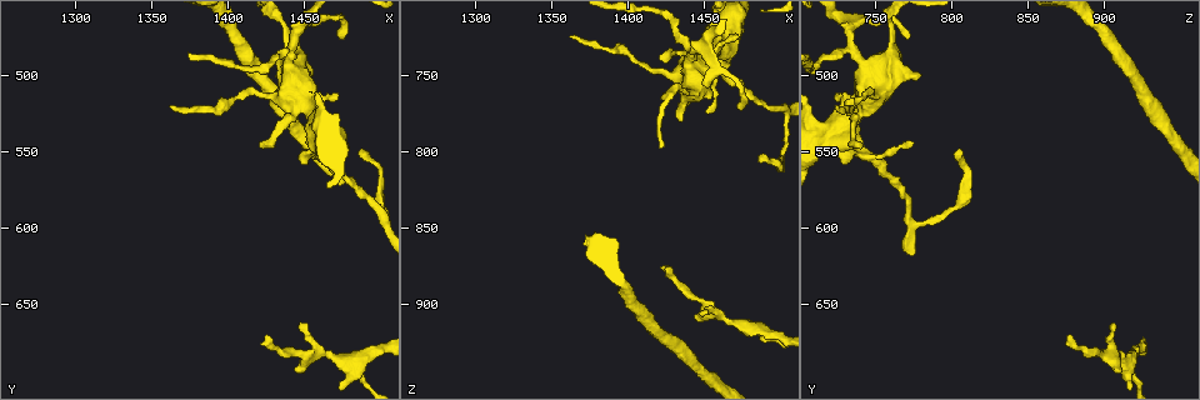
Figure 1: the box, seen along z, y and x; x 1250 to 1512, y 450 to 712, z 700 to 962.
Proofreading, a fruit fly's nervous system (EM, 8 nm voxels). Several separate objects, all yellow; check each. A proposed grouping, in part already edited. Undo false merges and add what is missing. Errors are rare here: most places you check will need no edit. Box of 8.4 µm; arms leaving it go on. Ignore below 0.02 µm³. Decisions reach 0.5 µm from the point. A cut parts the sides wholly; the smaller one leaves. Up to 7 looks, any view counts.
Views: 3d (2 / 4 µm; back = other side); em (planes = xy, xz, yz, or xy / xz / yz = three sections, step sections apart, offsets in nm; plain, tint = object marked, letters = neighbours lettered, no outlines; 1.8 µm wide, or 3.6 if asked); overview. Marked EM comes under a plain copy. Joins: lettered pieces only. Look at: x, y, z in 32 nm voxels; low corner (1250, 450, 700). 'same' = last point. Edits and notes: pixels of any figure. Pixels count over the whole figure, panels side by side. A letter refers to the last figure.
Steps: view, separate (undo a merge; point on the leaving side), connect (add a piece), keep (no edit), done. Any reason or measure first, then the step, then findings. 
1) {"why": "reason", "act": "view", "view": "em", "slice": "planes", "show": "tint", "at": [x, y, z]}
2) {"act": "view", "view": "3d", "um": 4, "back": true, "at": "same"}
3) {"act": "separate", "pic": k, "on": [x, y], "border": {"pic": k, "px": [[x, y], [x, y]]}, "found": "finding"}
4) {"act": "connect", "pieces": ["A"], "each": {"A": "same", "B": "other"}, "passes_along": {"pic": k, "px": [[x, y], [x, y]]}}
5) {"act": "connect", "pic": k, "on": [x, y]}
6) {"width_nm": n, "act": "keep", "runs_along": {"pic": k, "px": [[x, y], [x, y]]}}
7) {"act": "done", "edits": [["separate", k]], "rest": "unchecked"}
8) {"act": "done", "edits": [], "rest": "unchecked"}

{"act": "view", "view": "em", "slice": "yz", "step": 4, "show": "letters", "at": [1464, 552, 744]}

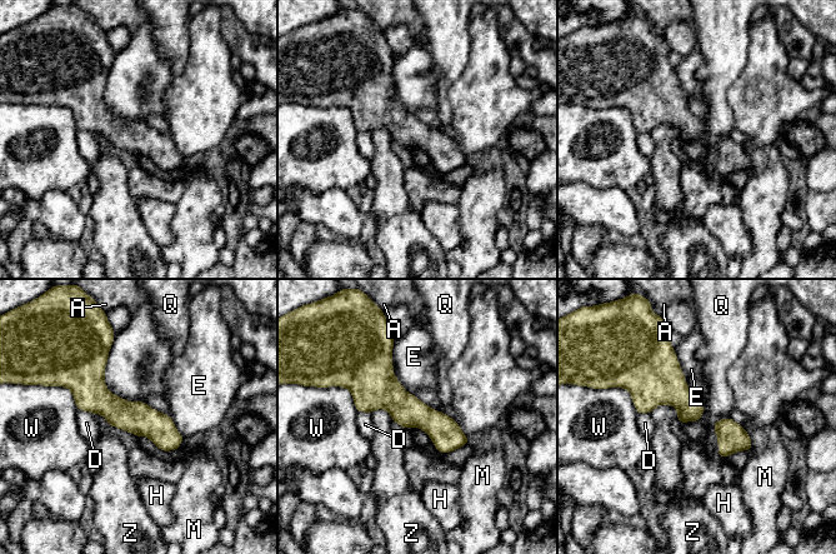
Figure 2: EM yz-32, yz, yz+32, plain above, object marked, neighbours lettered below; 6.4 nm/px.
{"act": "keep", "each": {"A": "other", "D": "other", "E": "other", "H": "other", "M": "other", "Q": "other", "W": "other", "Z": "other"}, "runs_along": {"pic": 2, "px": [[379, 355], [379, 378], [461, 443]]}, "found": "all the same neuron"}

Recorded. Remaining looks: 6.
{"why": "sudden change in width", "act": "view", "view": "em", "um": 3.6, "slice": "planes", "show": "tint", "at": [1450, 466, 734]}

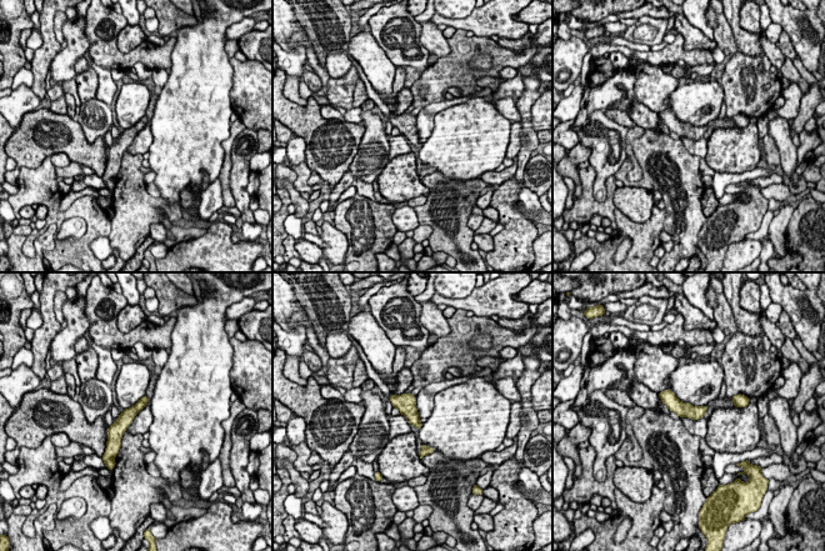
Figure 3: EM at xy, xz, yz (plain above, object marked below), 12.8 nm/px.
{"why": "see the neighbours", "act": "view", "view": "em", "um": 3.6, "slice": "planes", "show": "letters", "at": "same"}

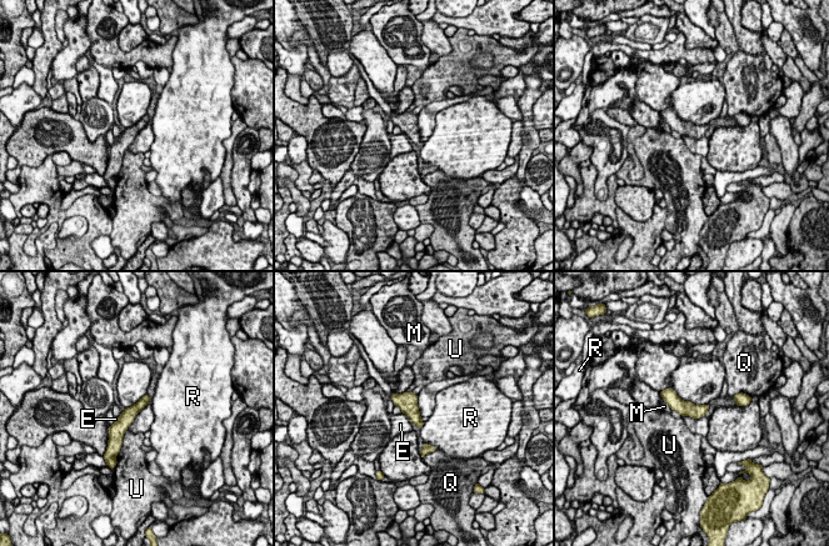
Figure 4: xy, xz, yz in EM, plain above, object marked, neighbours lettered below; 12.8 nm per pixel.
{"act": "keep", "each": {"E": "other", "M": "other", "Q": "other", "R": "other", "U": "other"}, "runs_along": {"pic": 4, "px": [[145, 399], [124, 420], [111, 439]]}, "found": "all the same neuron"}

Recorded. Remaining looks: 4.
{"why": "tapers out", "act": "view", "view": "3d", "um": 2, "at": [1426, 670, 876]}

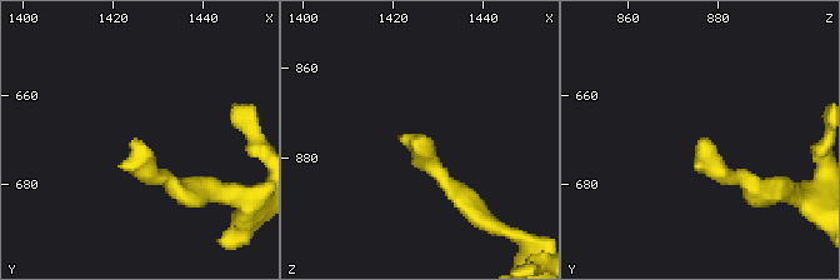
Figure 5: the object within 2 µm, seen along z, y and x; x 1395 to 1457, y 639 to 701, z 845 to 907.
{"why": "need the tissue", "act": "view", "view": "em", "slice": "planes", "show": "tint", "at": [1425, 670, 877]}

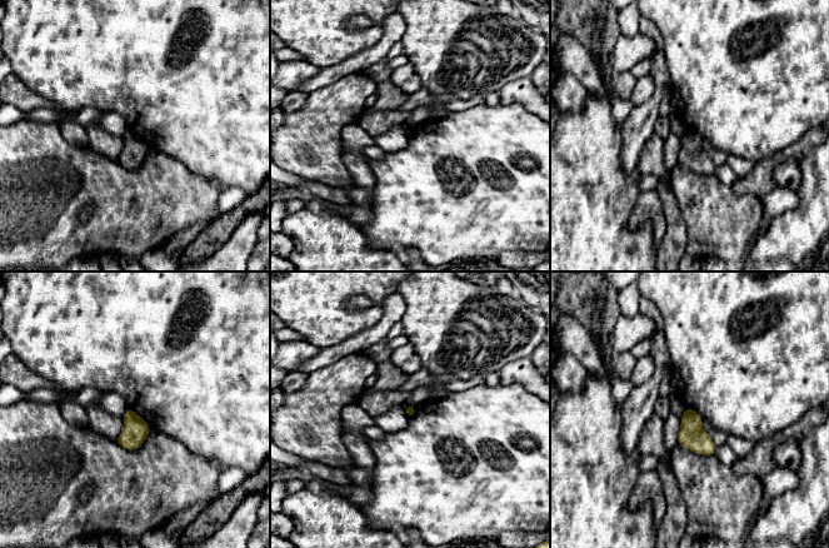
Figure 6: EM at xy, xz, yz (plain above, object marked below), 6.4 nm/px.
{"act": "view", "view": "em", "slice": "planes", "show": "letters", "at": "same"}

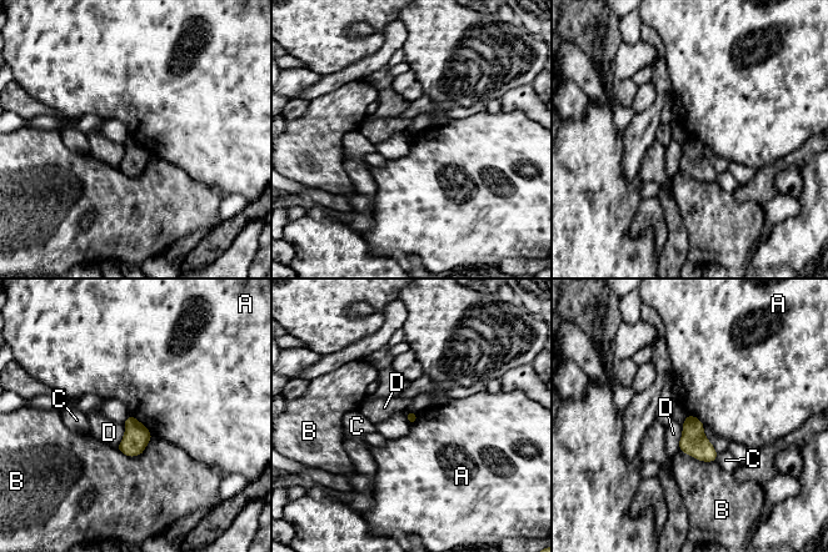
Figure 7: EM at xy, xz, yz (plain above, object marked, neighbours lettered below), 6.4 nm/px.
{"act": "keep", "each": {"A": "other", "B": "other", "C": "other", "D": "other"}, "found": "no lettered piece goes on from it"}

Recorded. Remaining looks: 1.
{"act": "done", "edits": [], "rest": "unchecked"}

